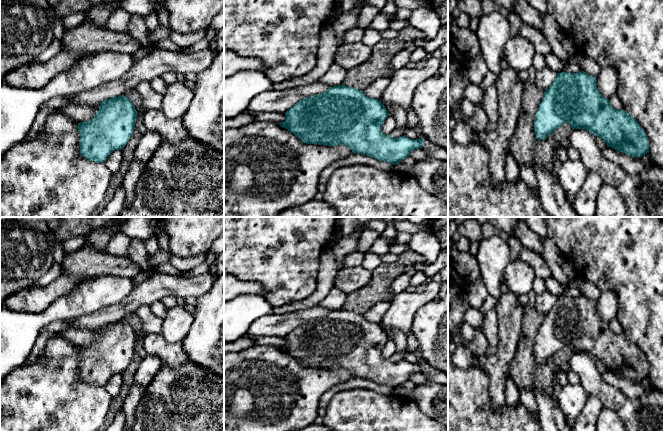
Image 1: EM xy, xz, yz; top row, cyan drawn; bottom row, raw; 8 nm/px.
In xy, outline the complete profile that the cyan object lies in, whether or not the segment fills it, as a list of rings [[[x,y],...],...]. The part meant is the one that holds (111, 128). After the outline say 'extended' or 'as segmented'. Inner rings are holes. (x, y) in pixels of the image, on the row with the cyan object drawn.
[[[124,95],[104,100],[93,119],[80,122],[80,153],[103,164],[115,150],[121,150],[135,129],[137,111]]]; as segmented

